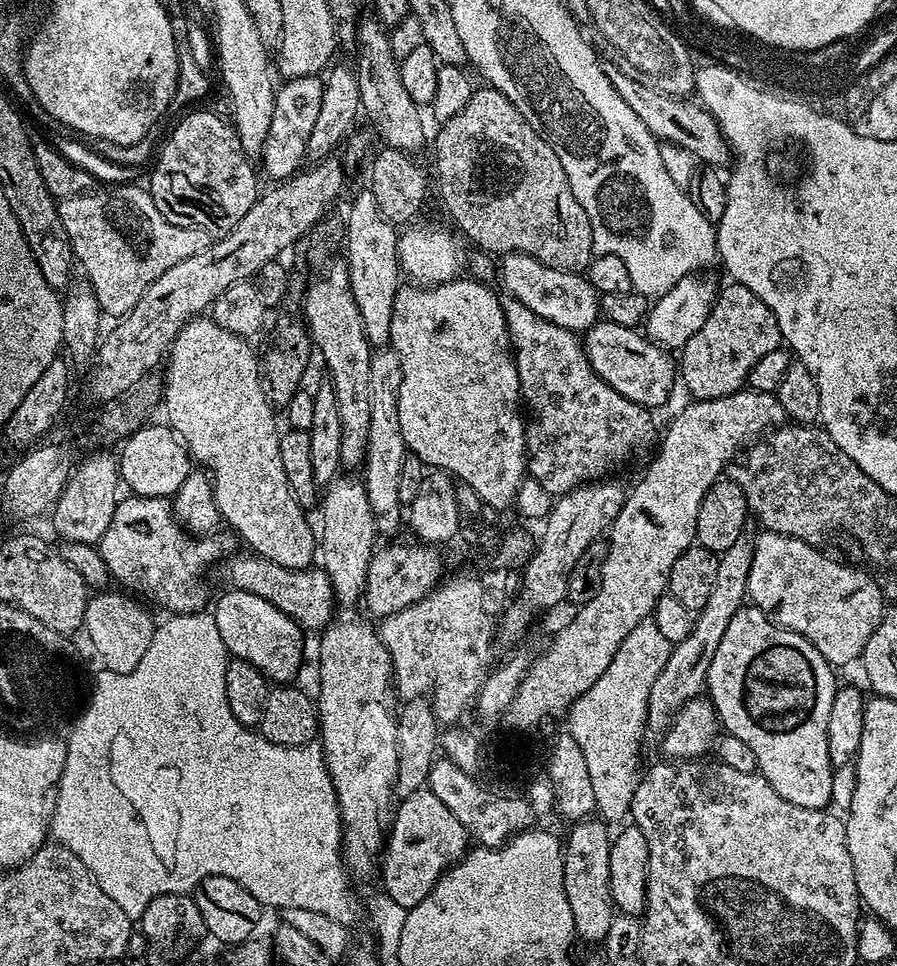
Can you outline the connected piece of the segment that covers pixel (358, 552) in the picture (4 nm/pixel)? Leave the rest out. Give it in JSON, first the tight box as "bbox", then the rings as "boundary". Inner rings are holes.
{"bbox":[318,474,378,604],"boundary":[[[337,474],[335,478],[323,489],[322,508],[324,513],[320,516],[320,528],[318,524],[318,552],[324,561],[322,567],[332,583],[332,594],[337,601],[344,604],[352,604],[361,599],[368,577],[368,567],[372,561],[372,554],[378,544],[376,531],[376,519],[370,510],[370,498],[364,489],[363,479],[356,474]]]}

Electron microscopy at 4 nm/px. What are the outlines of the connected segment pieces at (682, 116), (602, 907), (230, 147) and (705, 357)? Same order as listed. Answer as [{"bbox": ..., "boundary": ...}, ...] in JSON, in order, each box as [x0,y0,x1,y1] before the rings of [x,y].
[{"bbox":[606,63,729,166],"boundary":[[[609,63],[606,71],[622,102],[626,102],[626,106],[630,106],[630,110],[634,110],[638,118],[642,118],[642,126],[646,126],[646,130],[650,130],[650,134],[656,137],[657,141],[681,147],[704,166],[721,166],[720,164],[729,163],[728,140],[720,132],[716,120],[703,104],[692,98],[662,94],[650,86],[642,86],[642,82],[630,78],[630,74],[623,72],[617,64]]]},{"bbox":[562,818,616,944],"boundary":[[[596,818],[577,821],[571,828],[562,848],[563,890],[574,914],[577,937],[581,941],[598,944],[609,932],[610,922],[616,915],[609,888],[609,846],[612,836],[607,830],[609,827]]]},{"bbox":[146,110,258,238],"boundary":[[[211,110],[194,111],[188,112],[189,116],[169,134],[164,149],[159,149],[151,165],[152,181],[146,188],[166,222],[206,230],[209,236],[219,238],[234,230],[246,218],[246,210],[254,206],[258,195],[256,172],[227,119]]]},{"bbox":[678,282,781,400],"boundary":[[[728,282],[725,288],[719,289],[710,318],[706,318],[702,330],[698,330],[698,334],[694,334],[679,353],[678,376],[688,387],[689,397],[713,400],[732,396],[747,385],[754,362],[781,344],[780,327],[766,302],[746,290],[746,286]]]}]

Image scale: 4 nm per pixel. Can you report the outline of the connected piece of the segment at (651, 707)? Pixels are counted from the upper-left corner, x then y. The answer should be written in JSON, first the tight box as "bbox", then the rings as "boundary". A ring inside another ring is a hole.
{"bbox":[647,531,754,736],"boundary":[[[749,531],[738,536],[730,549],[718,558],[718,573],[714,587],[693,621],[692,629],[682,642],[673,645],[666,666],[659,671],[650,688],[647,699],[647,731],[656,736],[663,735],[672,725],[675,714],[689,701],[699,697],[707,685],[710,662],[722,642],[722,635],[730,624],[730,619],[745,605],[747,599],[750,563],[753,561],[754,538]]]}

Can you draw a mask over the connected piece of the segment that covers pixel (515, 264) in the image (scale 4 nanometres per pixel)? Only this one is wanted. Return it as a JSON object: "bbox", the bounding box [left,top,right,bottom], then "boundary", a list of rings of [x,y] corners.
{"bbox":[498,252,601,334],"boundary":[[[524,252],[507,253],[501,260],[498,264],[498,280],[504,283],[504,292],[526,306],[526,310],[534,310],[538,318],[546,318],[546,322],[554,322],[577,334],[587,332],[597,323],[601,315],[600,296],[587,275],[548,268]]]}

